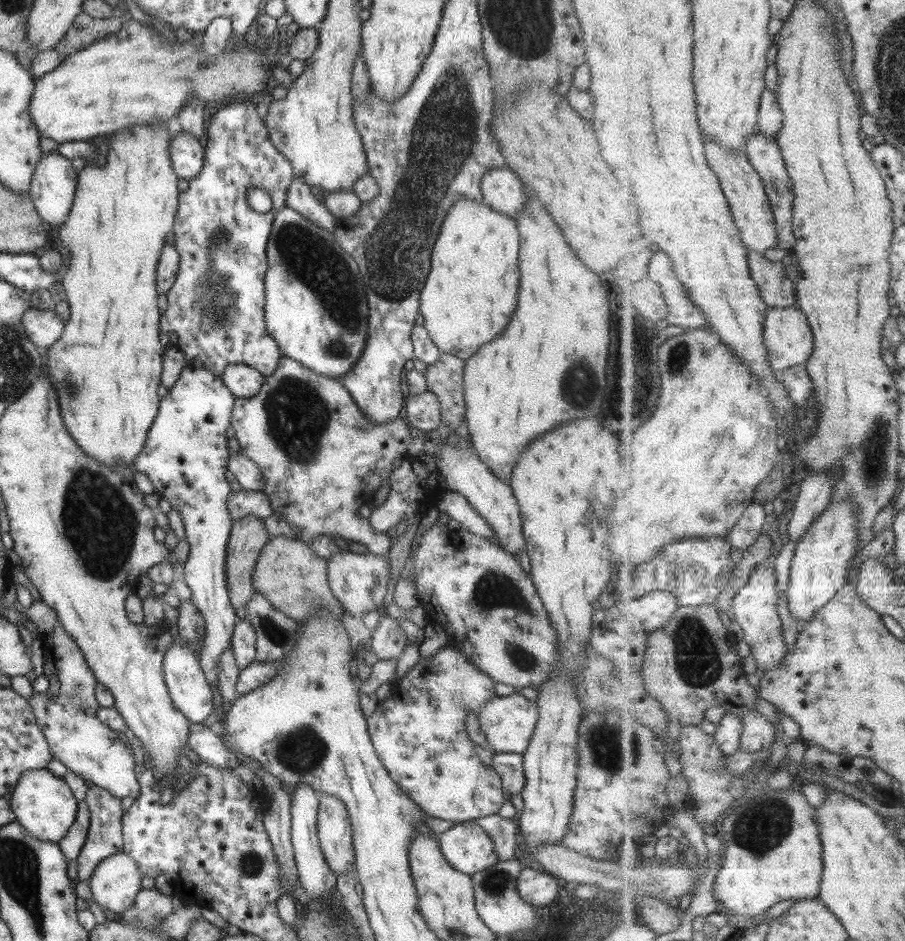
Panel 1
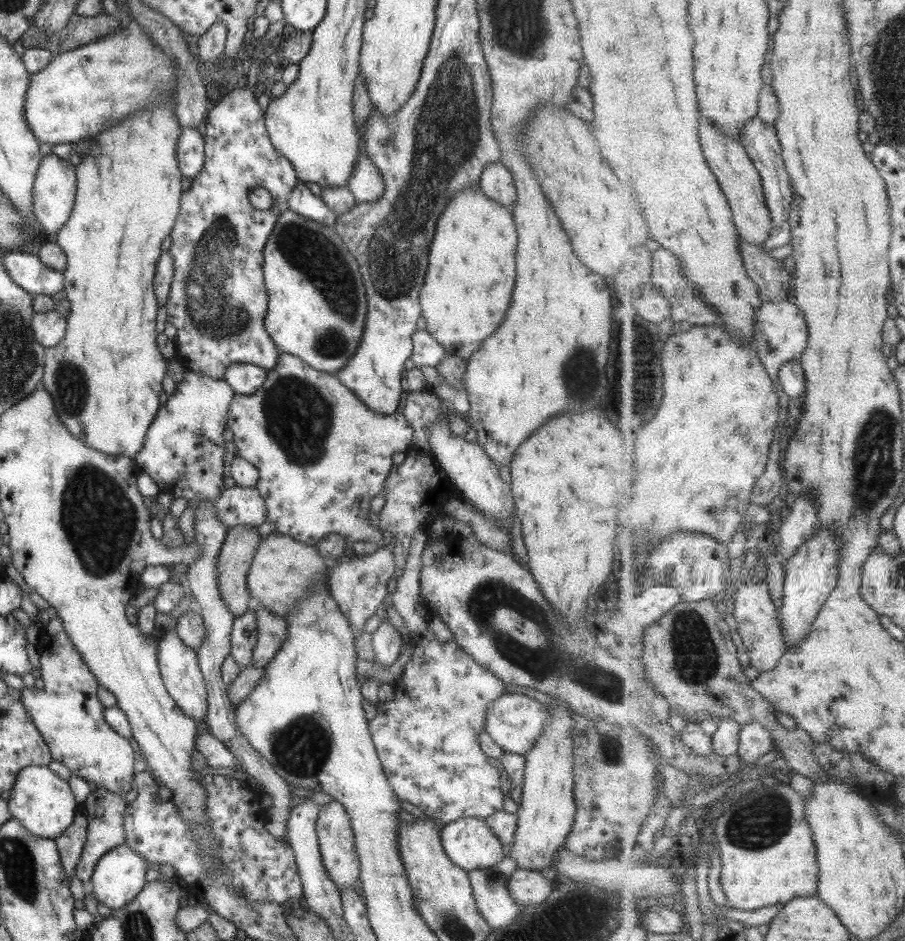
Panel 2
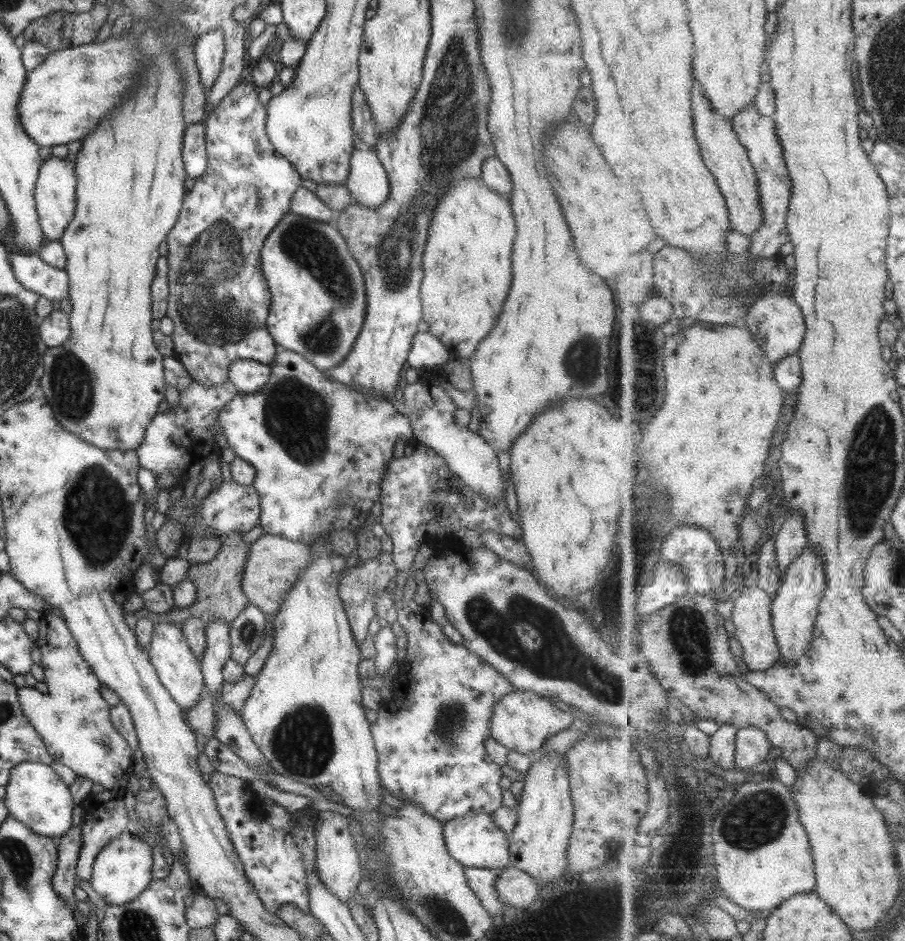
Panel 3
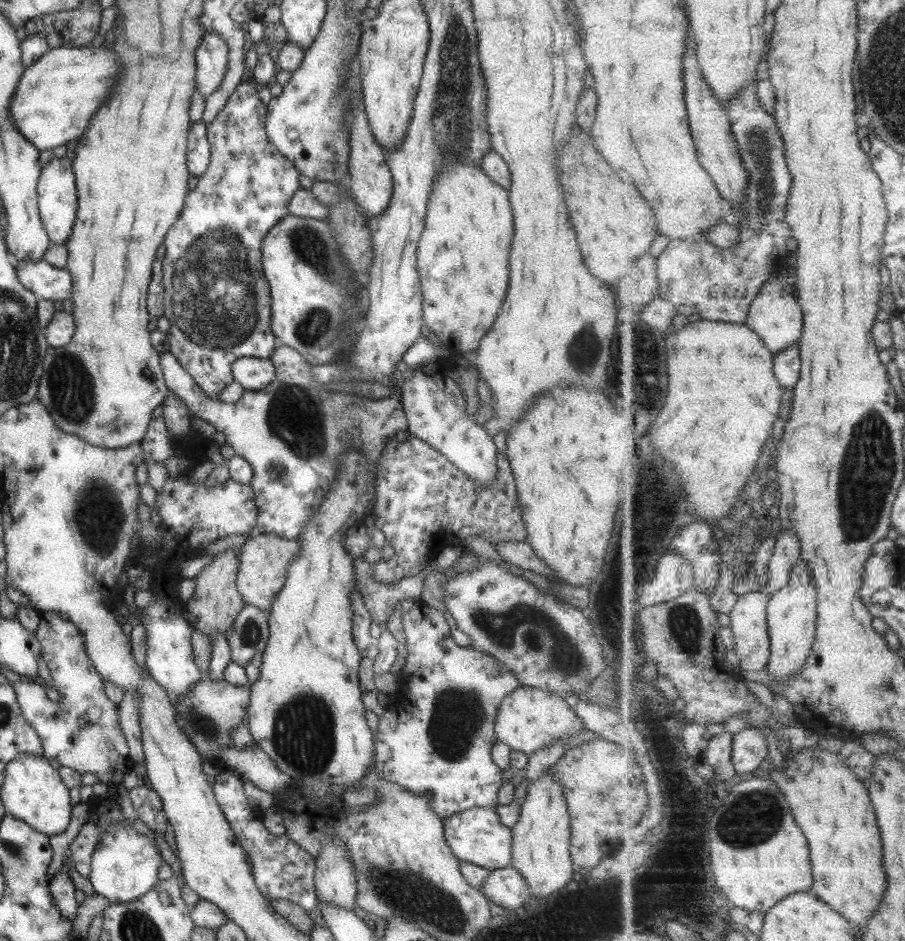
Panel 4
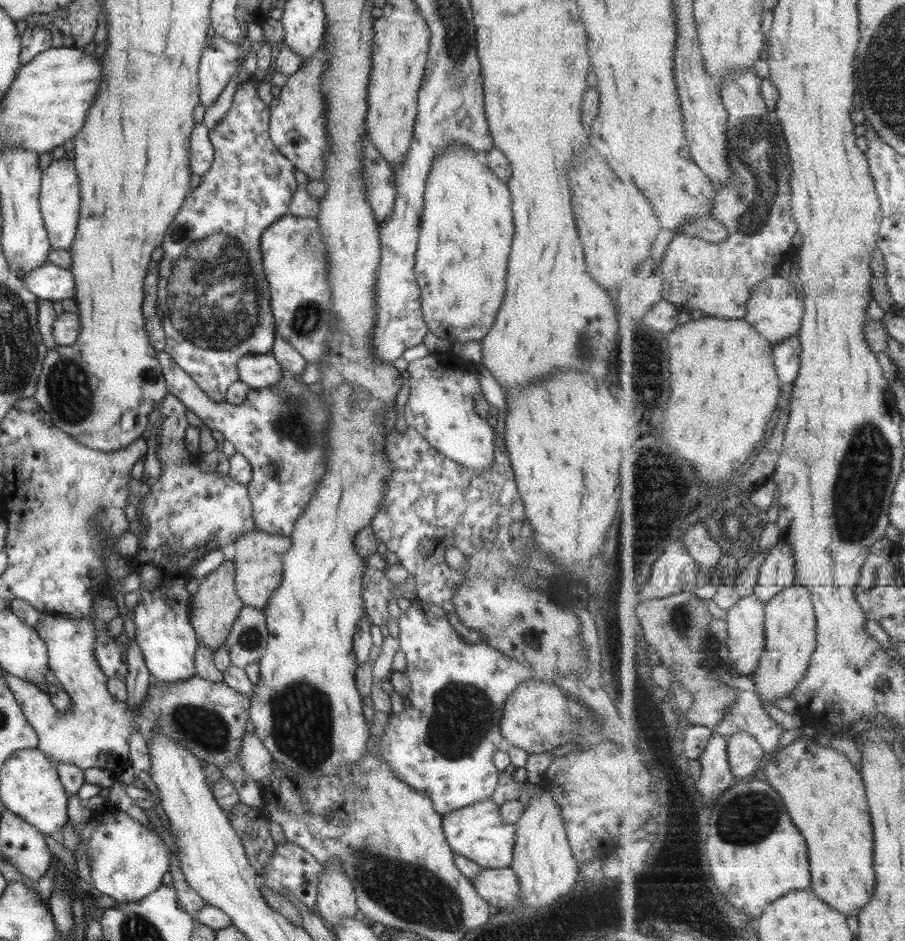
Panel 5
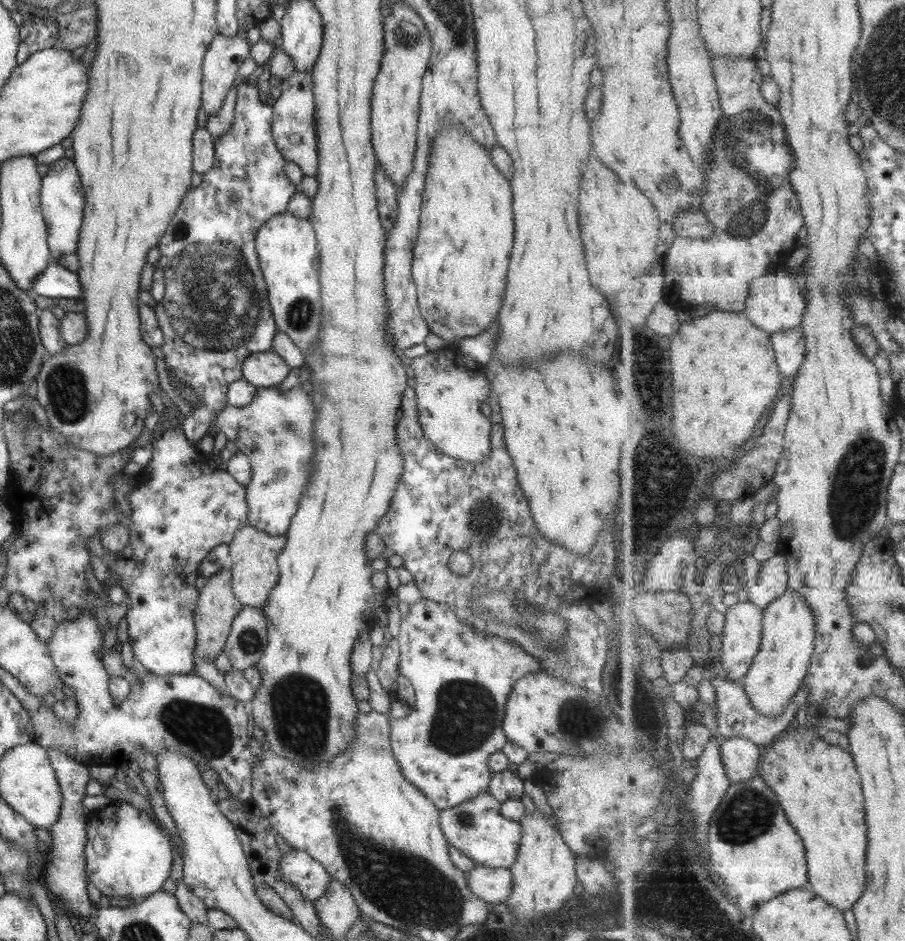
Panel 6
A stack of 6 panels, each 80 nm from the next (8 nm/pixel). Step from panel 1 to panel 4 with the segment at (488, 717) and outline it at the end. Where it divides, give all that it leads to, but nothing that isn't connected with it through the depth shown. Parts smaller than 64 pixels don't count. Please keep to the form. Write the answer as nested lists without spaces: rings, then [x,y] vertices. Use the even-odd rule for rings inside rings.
[[[519,686],[503,697],[494,718],[494,735],[511,750],[526,755],[547,746],[550,742],[564,740],[586,730],[583,721],[569,708],[563,697],[548,690]]]

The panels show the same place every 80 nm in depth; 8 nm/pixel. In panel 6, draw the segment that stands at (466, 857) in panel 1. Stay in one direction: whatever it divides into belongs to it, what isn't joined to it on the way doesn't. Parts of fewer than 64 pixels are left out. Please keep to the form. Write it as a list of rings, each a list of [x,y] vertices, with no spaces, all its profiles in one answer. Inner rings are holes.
[[[488,791],[480,792],[460,805],[440,810],[438,823],[448,844],[458,848],[475,865],[508,869],[515,862],[521,825],[501,816],[500,802]]]

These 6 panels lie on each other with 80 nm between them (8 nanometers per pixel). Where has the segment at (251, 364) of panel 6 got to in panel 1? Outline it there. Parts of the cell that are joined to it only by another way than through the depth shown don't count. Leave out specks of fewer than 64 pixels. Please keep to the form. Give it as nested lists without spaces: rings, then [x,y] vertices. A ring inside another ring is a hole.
[[[233,364],[224,368],[220,379],[234,397],[251,398],[260,389],[264,377],[253,367]]]

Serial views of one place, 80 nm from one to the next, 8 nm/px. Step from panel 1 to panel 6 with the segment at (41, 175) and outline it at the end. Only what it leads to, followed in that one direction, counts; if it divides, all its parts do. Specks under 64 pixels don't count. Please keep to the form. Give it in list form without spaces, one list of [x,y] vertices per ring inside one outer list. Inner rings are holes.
[[[63,157],[48,165],[46,174],[40,180],[39,201],[51,262],[76,252],[84,209],[83,196],[78,170],[72,160]]]

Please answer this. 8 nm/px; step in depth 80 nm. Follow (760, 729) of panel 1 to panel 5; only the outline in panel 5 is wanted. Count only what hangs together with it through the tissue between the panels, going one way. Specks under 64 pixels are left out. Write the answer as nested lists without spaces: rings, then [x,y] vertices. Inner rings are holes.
[[[748,732],[728,737],[728,753],[729,764],[737,781],[747,780],[758,774],[767,755],[761,743]]]

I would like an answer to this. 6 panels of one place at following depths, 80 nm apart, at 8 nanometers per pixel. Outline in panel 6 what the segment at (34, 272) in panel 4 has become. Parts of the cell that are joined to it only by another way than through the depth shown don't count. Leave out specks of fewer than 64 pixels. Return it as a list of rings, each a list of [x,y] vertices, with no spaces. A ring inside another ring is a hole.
[[[49,262],[36,278],[32,295],[45,298],[82,298],[82,286],[76,273],[63,268],[57,262]]]

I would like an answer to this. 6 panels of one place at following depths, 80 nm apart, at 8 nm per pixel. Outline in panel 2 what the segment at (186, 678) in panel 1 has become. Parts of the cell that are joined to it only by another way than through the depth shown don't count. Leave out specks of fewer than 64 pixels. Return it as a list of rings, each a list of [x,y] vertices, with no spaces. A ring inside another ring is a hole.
[[[164,632],[157,642],[156,660],[167,694],[185,716],[193,720],[204,718],[207,710],[206,688],[198,668],[196,651],[181,641],[175,632]]]

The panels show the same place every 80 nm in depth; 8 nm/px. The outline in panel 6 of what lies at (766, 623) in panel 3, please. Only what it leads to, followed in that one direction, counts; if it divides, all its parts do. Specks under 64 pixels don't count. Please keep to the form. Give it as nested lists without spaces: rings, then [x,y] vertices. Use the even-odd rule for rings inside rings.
[[[749,600],[738,602],[729,608],[725,616],[722,635],[722,655],[720,664],[727,672],[729,681],[740,684],[755,661],[756,654],[760,652],[764,634],[764,610]]]

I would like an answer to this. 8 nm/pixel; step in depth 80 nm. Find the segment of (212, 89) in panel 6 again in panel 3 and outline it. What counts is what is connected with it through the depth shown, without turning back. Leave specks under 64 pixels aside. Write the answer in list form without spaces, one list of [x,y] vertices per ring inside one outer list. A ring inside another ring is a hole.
[[[213,30],[195,37],[193,55],[199,81],[205,92],[209,92],[219,77],[224,55],[224,42],[220,30]]]

